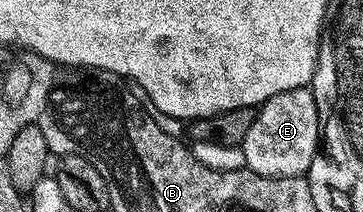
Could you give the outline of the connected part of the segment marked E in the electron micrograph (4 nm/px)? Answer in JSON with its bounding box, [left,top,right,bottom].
[241,97,320,177]

